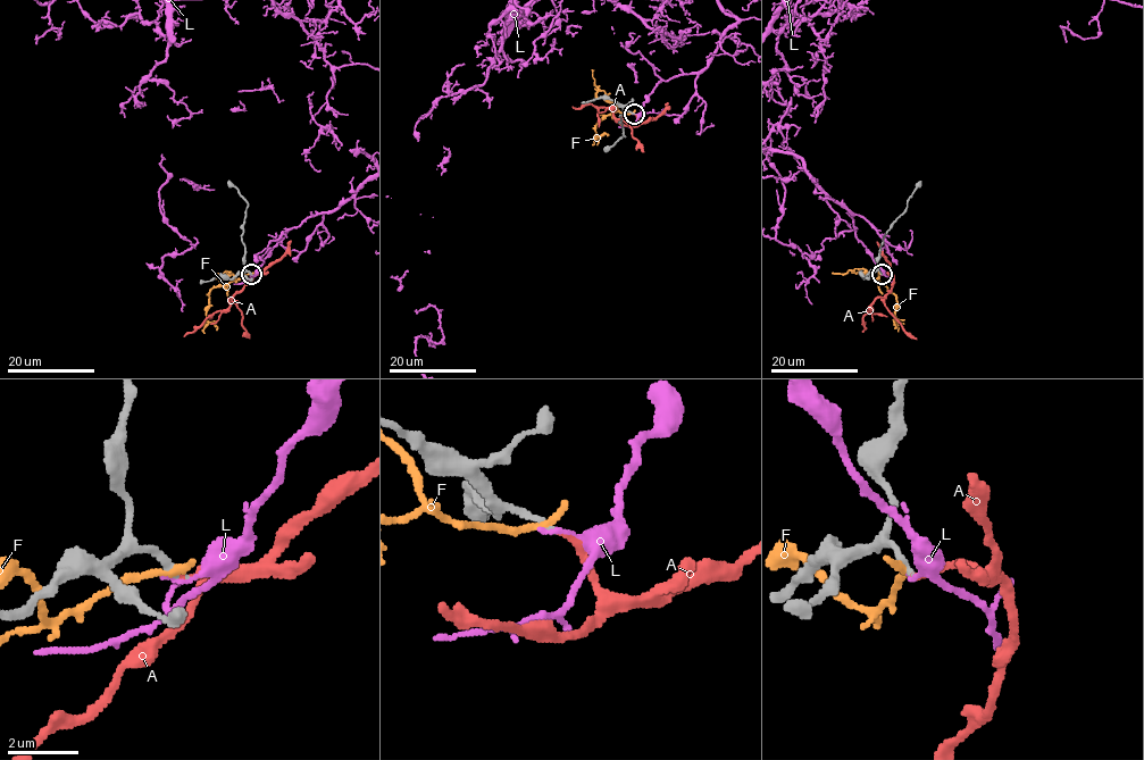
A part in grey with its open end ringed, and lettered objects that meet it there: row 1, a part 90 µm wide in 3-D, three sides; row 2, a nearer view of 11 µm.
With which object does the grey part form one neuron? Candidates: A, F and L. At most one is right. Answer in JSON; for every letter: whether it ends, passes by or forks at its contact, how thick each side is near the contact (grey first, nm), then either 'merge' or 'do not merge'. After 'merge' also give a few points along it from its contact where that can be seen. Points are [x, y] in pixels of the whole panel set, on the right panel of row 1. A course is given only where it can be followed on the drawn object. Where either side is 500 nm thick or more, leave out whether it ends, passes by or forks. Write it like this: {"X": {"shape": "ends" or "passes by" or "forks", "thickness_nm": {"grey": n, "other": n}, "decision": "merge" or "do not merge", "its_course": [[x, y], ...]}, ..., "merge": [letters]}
{"A": {"shape": "ends", "thickness_nm": {"grey": 180, "other": 170}, "decision": "merge", "its_course": [[882, 274], [892, 276], [893, 286], [870, 305], [862, 317], [866, 328], [862, 331]]}, "F": {"shape": "ends", "thickness_nm": {"grey": 200, "other": 240}, "decision": "do not merge"}, "L": {"shape": "ends", "thickness_nm": {"grey": 190, "other": 110}, "decision": "do not merge"}, "merge": ["A"]}

